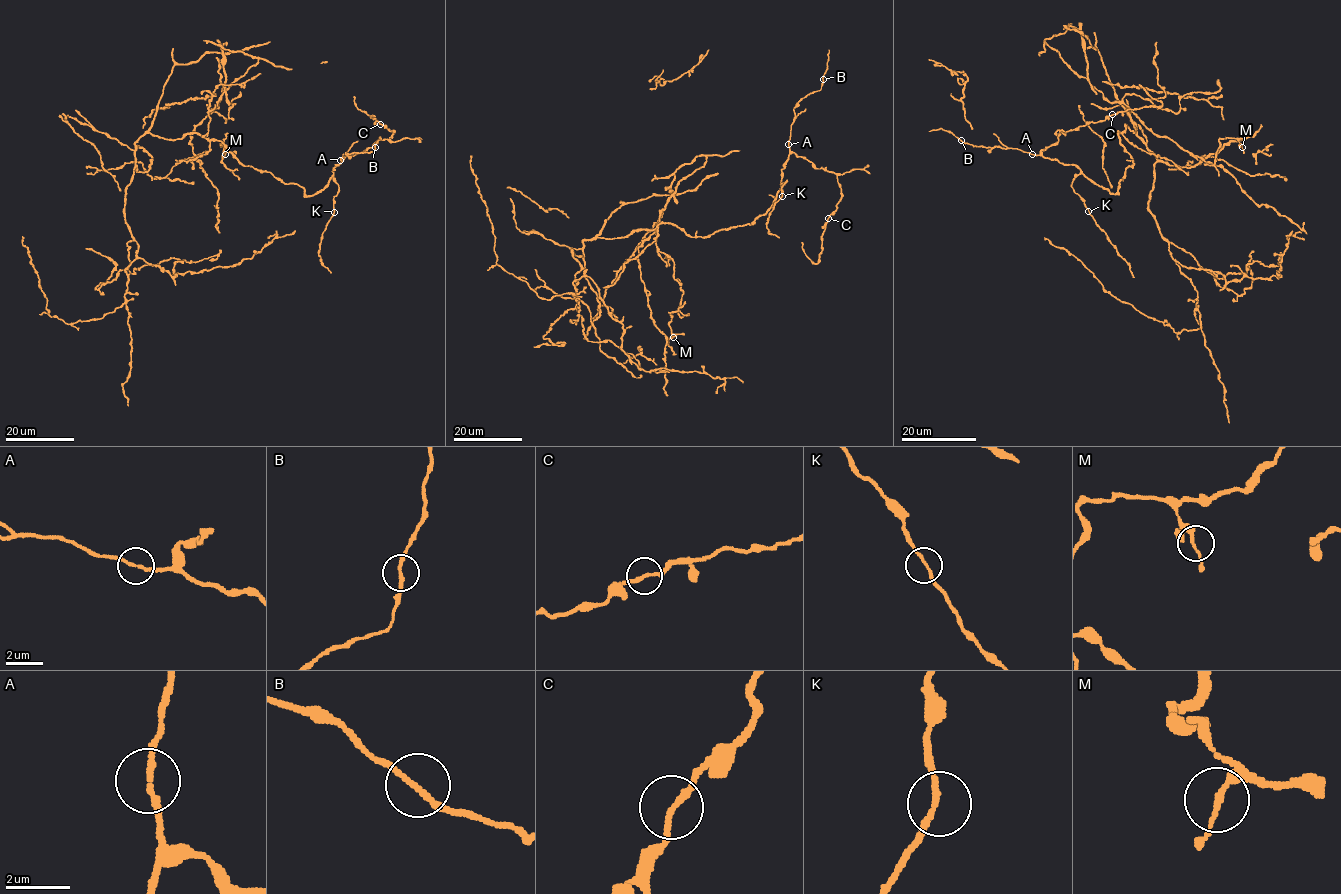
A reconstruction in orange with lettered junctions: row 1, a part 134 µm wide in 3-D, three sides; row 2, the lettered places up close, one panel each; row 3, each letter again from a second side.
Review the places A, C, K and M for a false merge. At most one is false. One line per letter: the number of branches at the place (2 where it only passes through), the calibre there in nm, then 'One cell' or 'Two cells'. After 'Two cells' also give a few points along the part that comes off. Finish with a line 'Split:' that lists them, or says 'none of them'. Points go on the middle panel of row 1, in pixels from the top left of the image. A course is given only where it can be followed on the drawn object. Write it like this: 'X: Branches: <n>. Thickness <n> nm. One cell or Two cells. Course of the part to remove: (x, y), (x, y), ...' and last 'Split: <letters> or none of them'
A: Branches: 2. Thickness 160 nm. One cell
C: Branches: 2. Thickness 180 nm. One cell
K: Branches: 2. Thickness 160 nm. One cell
M: Branches: 2. Thickness 160 nm. One cell
Split: none of them

